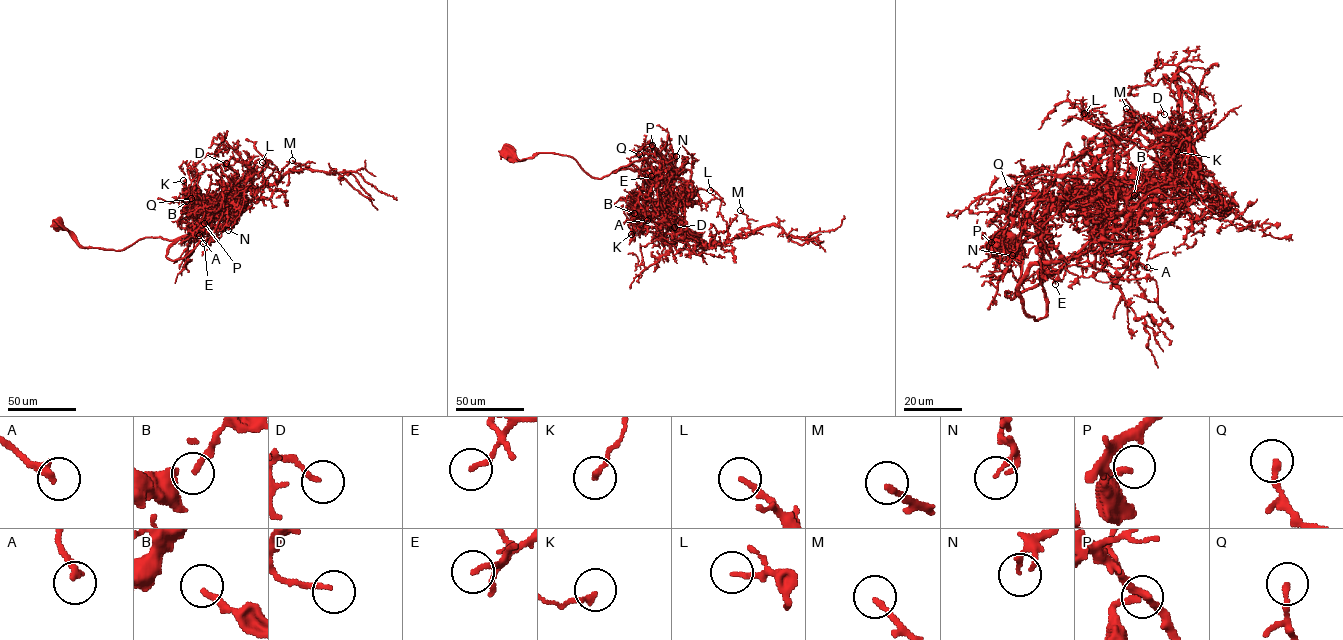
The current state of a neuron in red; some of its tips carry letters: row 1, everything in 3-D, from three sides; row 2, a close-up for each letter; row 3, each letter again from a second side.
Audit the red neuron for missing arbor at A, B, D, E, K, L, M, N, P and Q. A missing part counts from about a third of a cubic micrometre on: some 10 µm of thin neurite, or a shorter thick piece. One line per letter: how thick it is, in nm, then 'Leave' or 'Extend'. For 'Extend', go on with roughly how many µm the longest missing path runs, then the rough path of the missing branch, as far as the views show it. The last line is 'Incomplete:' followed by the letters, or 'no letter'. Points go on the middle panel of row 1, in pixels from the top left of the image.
A: Thickness 260 nm. Leave
B: Thickness 220 nm. Leave
D: Thickness 160 nm. Leave
E: Thickness 160 nm. Leave
K: Thickness 190 nm. Leave
L: Thickness 190 nm. Leave
M: Thickness 200 nm. Leave
N: Thickness 160 nm. Leave
P: Thickness 140 nm. Leave
Q: Thickness 200 nm. Leave
Incomplete: no letter

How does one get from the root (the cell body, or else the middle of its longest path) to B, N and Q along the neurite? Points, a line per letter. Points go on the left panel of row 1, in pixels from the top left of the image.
B: (58, 224), (83, 247), (122, 250), (144, 237), (184, 237), (215, 202), (203, 216), (205, 205), (186, 201)
N: (58, 224), (83, 247), (122, 250), (144, 237), (184, 237), (223, 201), (228, 230)
Q: (58, 224), (85, 248), (122, 250), (146, 237), (179, 240), (215, 202), (208, 199), (202, 208), (191, 198)

